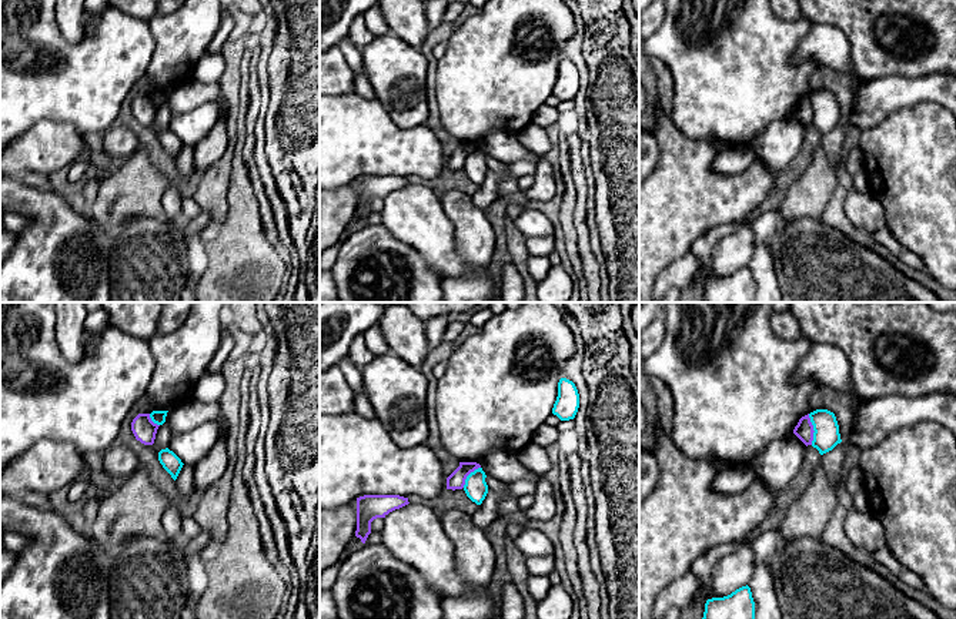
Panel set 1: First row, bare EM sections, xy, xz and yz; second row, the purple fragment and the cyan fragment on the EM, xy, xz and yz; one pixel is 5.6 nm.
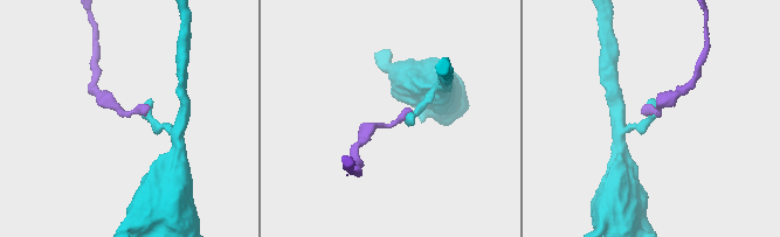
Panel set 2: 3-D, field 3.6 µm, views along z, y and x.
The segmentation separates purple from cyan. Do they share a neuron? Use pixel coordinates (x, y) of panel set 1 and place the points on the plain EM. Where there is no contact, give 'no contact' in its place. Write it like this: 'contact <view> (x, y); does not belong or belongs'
contact yz (812, 110); does not belong

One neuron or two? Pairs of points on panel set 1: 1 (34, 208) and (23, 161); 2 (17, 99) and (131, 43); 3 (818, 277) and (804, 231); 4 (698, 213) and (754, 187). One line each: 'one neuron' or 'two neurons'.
1: two neurons
2: one neuron
3: one neuron
4: one neuron

